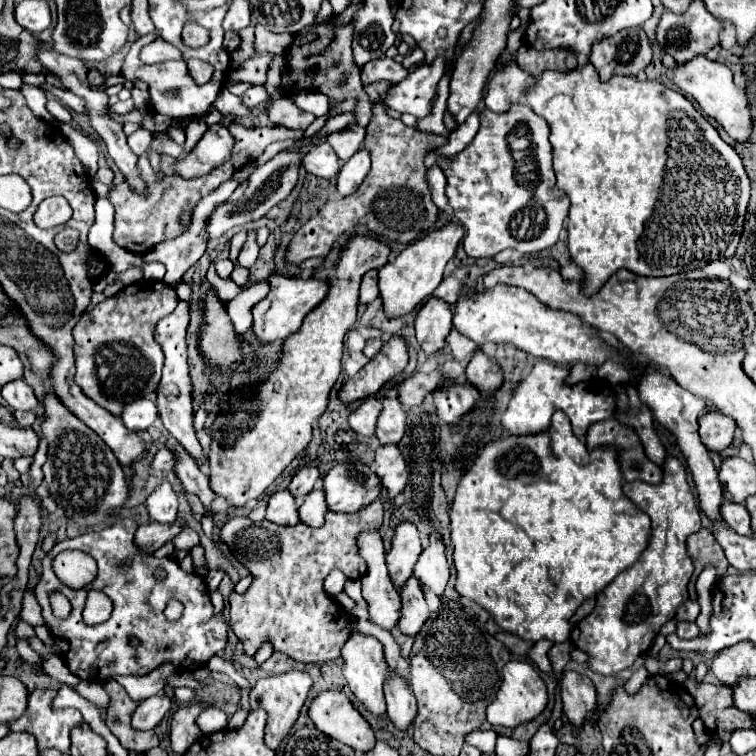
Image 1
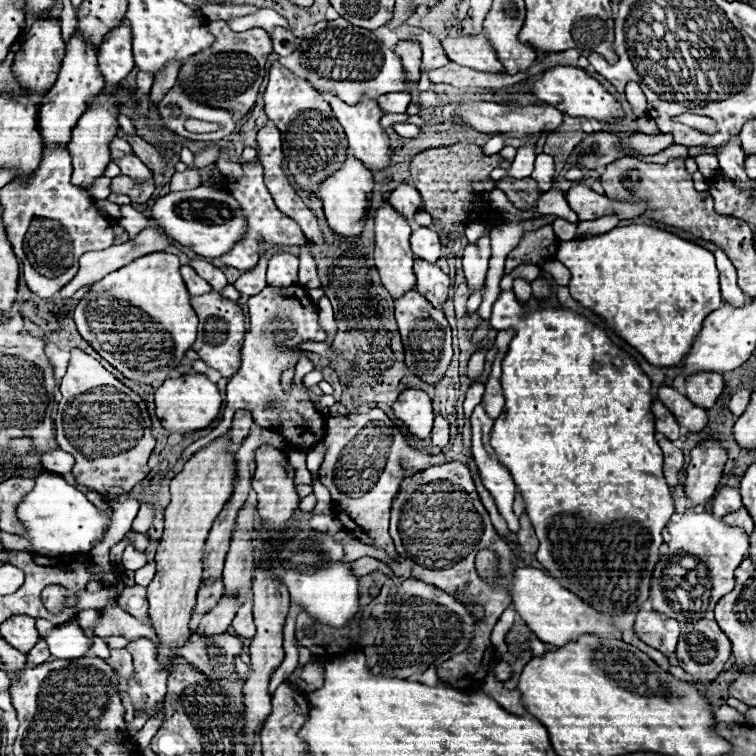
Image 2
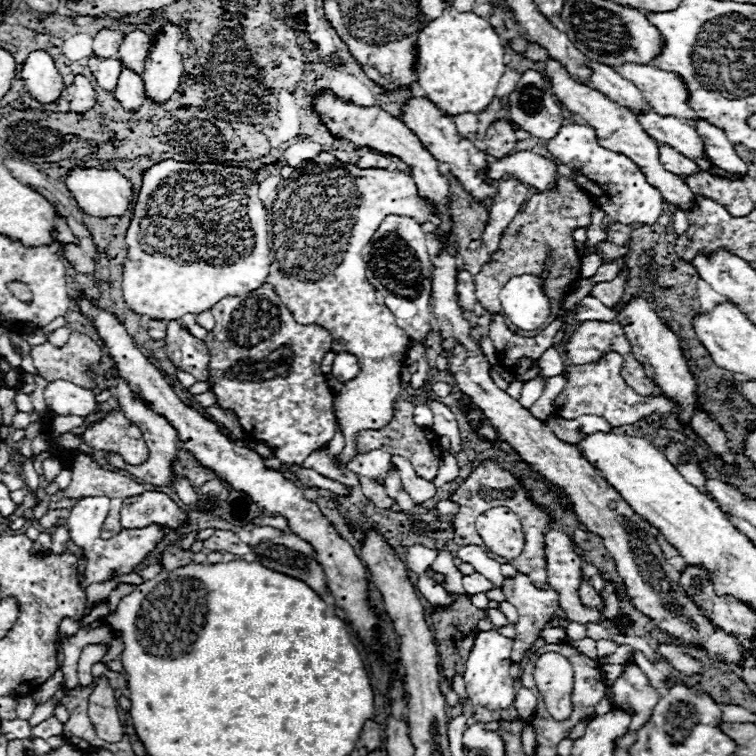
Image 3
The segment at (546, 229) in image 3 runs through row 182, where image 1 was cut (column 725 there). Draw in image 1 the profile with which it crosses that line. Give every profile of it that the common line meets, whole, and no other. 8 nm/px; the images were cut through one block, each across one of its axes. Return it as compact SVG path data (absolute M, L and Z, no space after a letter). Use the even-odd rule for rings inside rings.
M700 528L692 536L688 536L688 552L694 560L694 573L688 584L688 593L691 599L697 600L695 583L700 572L706 566L716 566L716 576L722 578L728 570L728 560L722 552L722 546L716 542L716 536L708 528Z

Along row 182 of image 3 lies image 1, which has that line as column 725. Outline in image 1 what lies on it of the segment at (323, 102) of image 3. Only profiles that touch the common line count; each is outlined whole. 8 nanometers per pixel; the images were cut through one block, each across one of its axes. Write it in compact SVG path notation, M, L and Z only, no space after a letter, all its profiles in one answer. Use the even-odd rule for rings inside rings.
M710 410L698 418L698 424L700 424L700 440L708 450L722 452L732 444L734 430L736 430L736 424L732 422L732 418L716 410Z

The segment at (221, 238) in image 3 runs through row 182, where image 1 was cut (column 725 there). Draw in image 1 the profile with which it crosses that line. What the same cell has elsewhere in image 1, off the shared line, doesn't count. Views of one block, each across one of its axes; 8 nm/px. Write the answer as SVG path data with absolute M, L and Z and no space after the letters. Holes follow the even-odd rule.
M586 64L582 72L572 70L572 74L556 74L552 70L546 70L536 80L536 86L528 90L526 102L550 126L556 184L566 190L566 194L570 196L570 202L572 202L570 214L568 214L568 250L570 250L572 260L584 272L580 286L586 296L596 294L600 290L600 286L604 286L604 282L620 268L626 268L638 276L672 276L672 274L680 274L680 272L688 272L688 270L698 270L714 260L732 258L736 254L738 242L744 232L746 208L750 202L750 178L748 178L736 150L720 138L718 130L706 120L706 116L702 116L692 106L692 102L688 98L684 98L680 92L670 90L660 82L652 82L652 80L638 82L636 78L626 78L626 76L616 76L616 78L610 78L610 82L600 82L594 66Z

